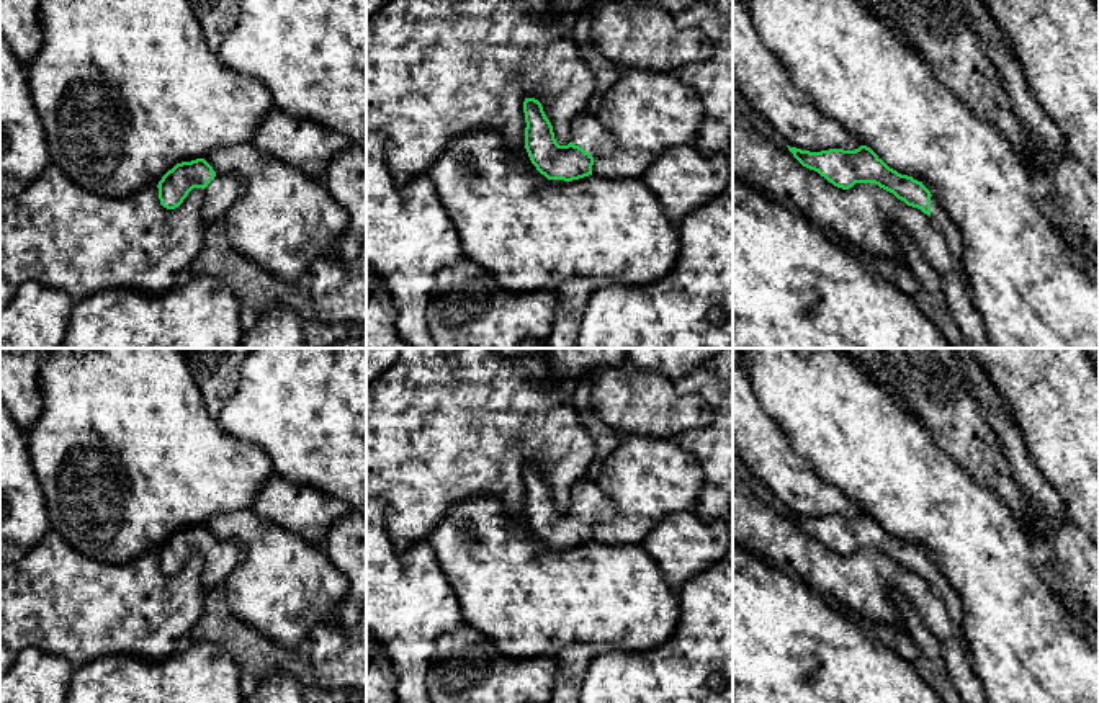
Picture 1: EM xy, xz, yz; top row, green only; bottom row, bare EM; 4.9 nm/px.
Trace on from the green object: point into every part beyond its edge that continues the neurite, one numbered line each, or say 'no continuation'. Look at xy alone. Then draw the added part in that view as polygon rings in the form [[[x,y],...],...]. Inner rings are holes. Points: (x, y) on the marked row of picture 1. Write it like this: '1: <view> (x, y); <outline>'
1: xy (223, 190); [[[237,173],[216,177],[204,188],[203,219],[209,227],[224,219],[227,209],[247,191],[247,181]]]

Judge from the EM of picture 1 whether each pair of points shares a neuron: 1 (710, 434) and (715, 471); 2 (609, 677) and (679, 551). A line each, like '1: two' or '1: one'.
1: one
2: two

